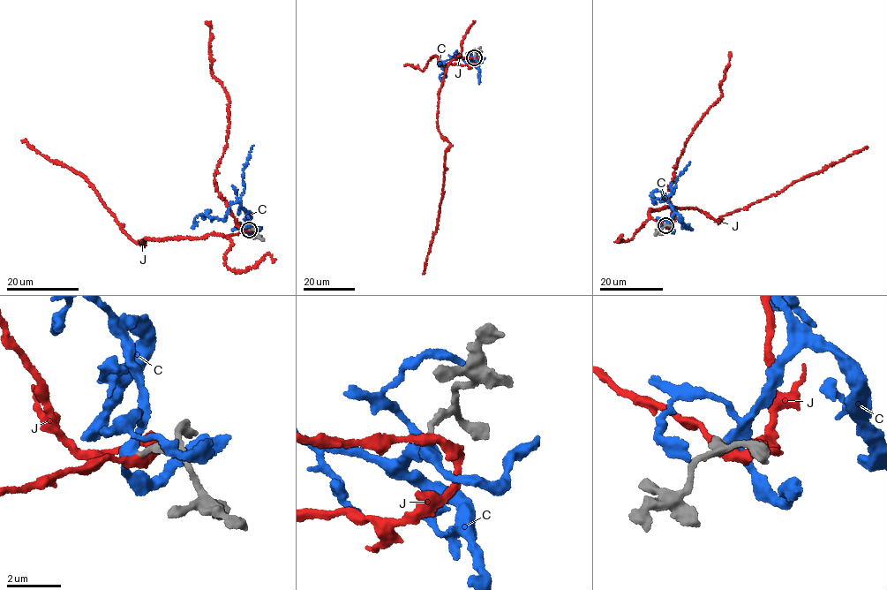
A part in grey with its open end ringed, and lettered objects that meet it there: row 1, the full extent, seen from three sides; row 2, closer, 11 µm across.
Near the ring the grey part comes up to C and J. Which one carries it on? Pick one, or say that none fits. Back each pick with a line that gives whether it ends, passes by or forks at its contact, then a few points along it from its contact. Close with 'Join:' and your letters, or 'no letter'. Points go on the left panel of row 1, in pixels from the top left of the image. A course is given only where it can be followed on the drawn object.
C: It passes by. Its course: (249, 230), (248, 215), (236, 202), (229, 207), (222, 220), (208, 215), (207, 210), (195, 218), (192, 229)
Join: C

